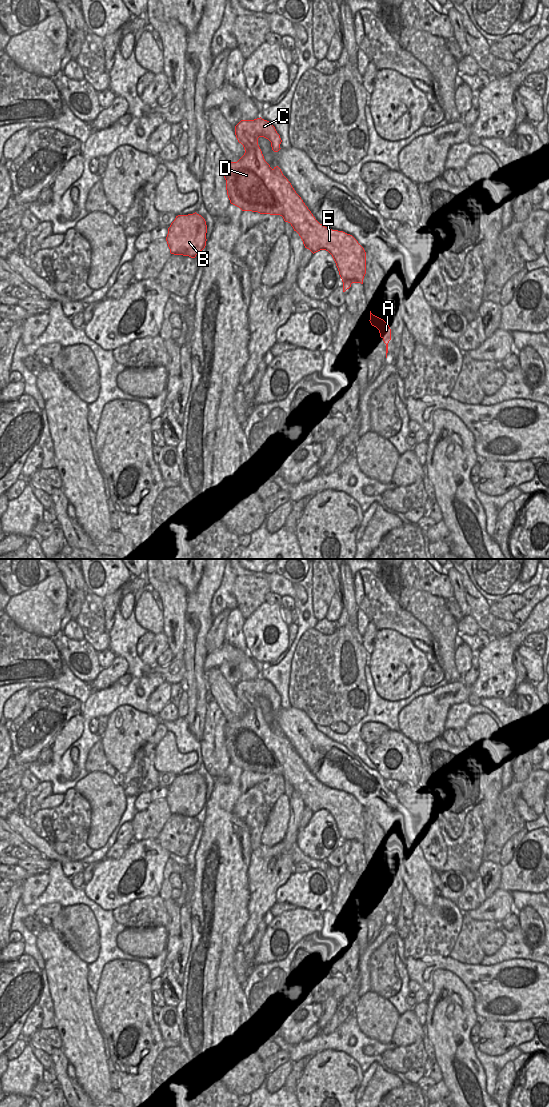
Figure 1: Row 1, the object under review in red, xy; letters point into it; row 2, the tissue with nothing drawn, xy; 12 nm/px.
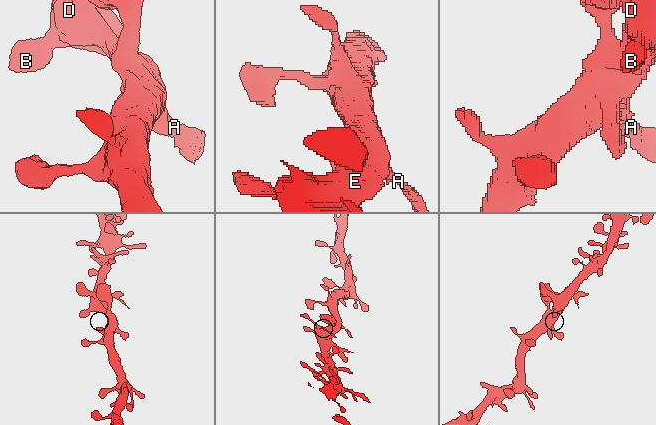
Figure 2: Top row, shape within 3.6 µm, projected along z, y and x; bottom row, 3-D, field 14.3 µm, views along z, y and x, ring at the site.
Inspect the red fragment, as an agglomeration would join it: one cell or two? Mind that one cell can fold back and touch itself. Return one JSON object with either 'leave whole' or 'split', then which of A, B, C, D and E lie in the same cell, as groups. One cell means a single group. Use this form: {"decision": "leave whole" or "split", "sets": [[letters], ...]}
{"decision": "leave whole", "sets": [["A", "B", "C", "D", "E"]]}

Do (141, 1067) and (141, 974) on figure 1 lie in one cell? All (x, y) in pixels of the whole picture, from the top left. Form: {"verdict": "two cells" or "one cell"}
{"verdict": "one cell"}

